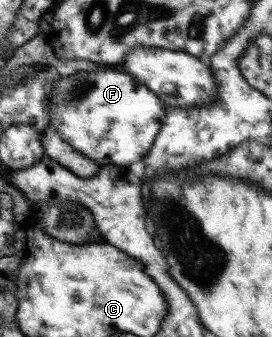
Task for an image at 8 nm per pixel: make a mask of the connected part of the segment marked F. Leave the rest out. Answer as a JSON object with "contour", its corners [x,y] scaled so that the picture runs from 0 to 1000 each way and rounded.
{"contour":[[[382,205],[324,214],[290,208],[265,226],[224,226],[195,252],[173,306],[173,344],[176,368],[191,368],[235,407],[235,418],[294,460],[327,466],[368,493],[404,484],[471,493],[493,478],[515,478],[551,442],[614,320],[526,246],[463,214]]]}

